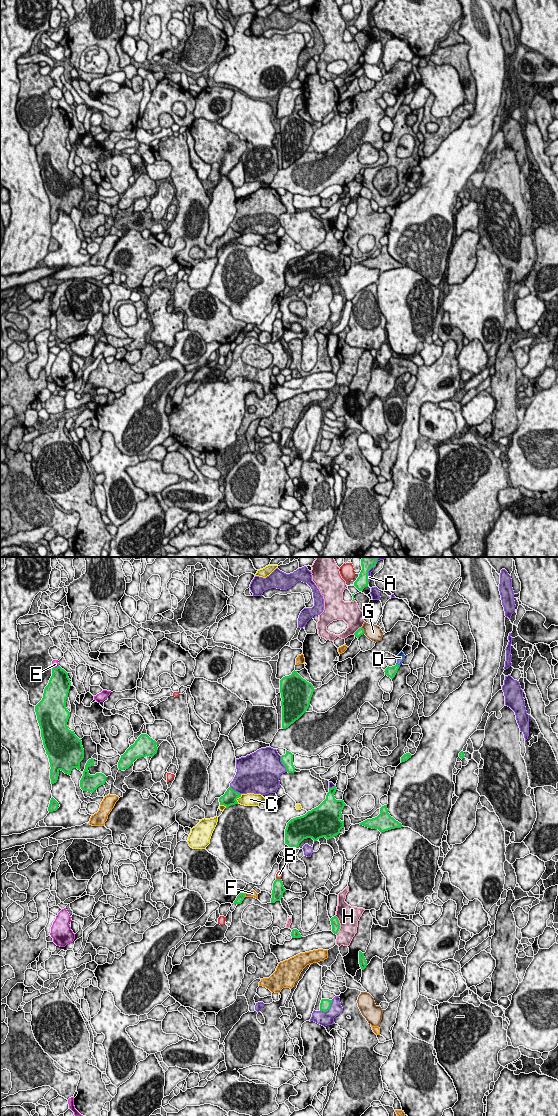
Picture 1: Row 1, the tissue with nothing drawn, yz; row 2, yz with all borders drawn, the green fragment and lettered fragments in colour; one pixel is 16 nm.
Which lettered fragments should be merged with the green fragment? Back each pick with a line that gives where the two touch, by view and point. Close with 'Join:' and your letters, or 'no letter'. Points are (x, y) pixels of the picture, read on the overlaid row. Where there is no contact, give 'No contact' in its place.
D: Touches green at yz (397, 664)
Join: D

